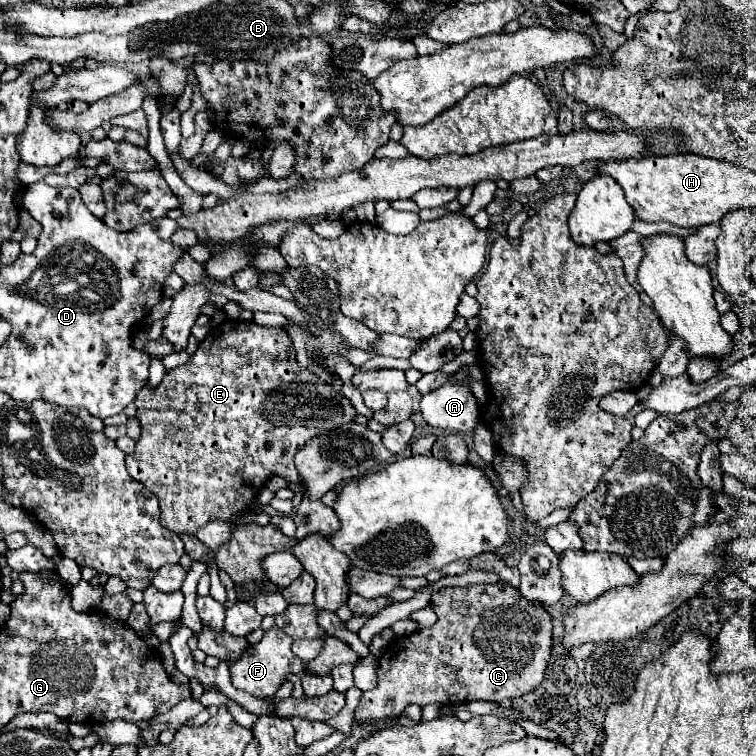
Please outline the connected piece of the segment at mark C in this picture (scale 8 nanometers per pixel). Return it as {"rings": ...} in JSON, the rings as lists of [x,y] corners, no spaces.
{"rings":[[[507,582],[497,584],[473,584],[473,586],[453,586],[443,588],[433,594],[431,608],[437,614],[437,622],[431,628],[423,628],[415,634],[391,640],[377,668],[377,686],[363,692],[361,702],[355,710],[355,720],[367,720],[381,716],[401,716],[405,706],[419,704],[421,708],[437,702],[443,706],[463,704],[473,700],[503,702],[523,696],[535,690],[547,670],[551,658],[551,616],[541,604],[525,600],[517,588]]]}

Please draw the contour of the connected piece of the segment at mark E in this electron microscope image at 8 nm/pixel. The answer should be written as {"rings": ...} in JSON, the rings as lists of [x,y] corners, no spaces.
{"rings":[[[225,320],[225,322],[221,322],[221,324],[215,324],[215,326],[207,332],[205,340],[199,342],[195,354],[191,356],[191,360],[189,360],[187,364],[177,366],[177,368],[173,368],[173,370],[167,370],[165,376],[163,376],[163,380],[161,380],[161,384],[159,384],[157,388],[151,388],[149,384],[145,384],[145,388],[141,388],[141,392],[137,392],[135,406],[137,406],[137,420],[139,420],[139,424],[141,424],[141,438],[137,440],[135,452],[127,456],[127,472],[131,474],[133,480],[137,480],[139,484],[143,484],[147,490],[151,490],[151,492],[159,498],[161,524],[163,524],[165,528],[177,532],[177,534],[183,534],[183,532],[195,534],[203,524],[207,524],[207,522],[213,520],[213,518],[221,518],[221,520],[231,522],[231,526],[233,526],[233,538],[217,550],[217,566],[219,566],[221,570],[225,570],[225,572],[233,578],[233,582],[243,584],[243,586],[249,588],[249,590],[255,588],[255,586],[253,586],[255,580],[261,580],[263,586],[265,586],[265,590],[277,588],[275,584],[271,584],[271,582],[263,576],[263,572],[261,572],[261,558],[265,558],[265,556],[269,556],[269,554],[273,554],[273,552],[289,550],[289,546],[293,546],[295,540],[287,538],[285,534],[281,534],[281,532],[279,532],[275,526],[271,526],[271,524],[267,524],[267,526],[259,526],[259,524],[241,526],[241,524],[237,524],[239,514],[241,514],[241,512],[247,512],[247,510],[251,508],[253,498],[257,496],[259,488],[265,484],[265,480],[267,480],[269,476],[275,476],[275,474],[277,474],[277,476],[283,476],[283,478],[289,480],[289,482],[299,482],[301,478],[299,478],[299,472],[297,472],[297,468],[295,468],[295,464],[293,464],[293,456],[295,456],[297,448],[299,448],[301,444],[305,444],[309,438],[317,436],[317,432],[325,432],[325,430],[329,430],[329,428],[339,428],[341,424],[353,422],[353,418],[355,418],[357,412],[355,412],[355,408],[351,406],[351,402],[349,402],[345,396],[337,394],[337,392],[335,392],[333,388],[329,388],[327,384],[319,382],[311,372],[307,372],[307,368],[305,368],[305,372],[301,370],[301,366],[299,366],[297,360],[295,360],[291,336],[289,336],[289,332],[287,332],[285,328],[259,326],[257,322],[233,322],[233,320]]]}

